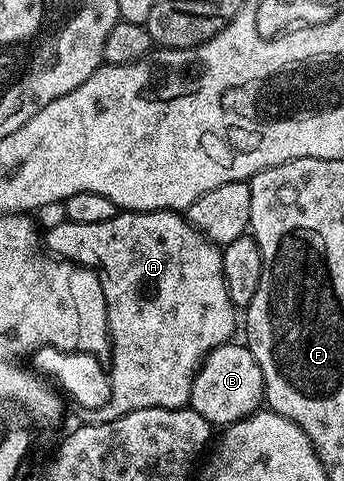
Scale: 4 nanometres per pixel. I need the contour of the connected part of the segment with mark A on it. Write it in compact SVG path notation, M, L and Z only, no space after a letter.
M120 210L109 221L100 221L97 225L77 225L76 223L63 222L55 228L45 231L45 242L50 247L55 247L61 253L63 260L78 263L84 269L94 269L101 281L101 289L105 293L107 302L107 330L109 332L109 352L111 351L111 365L109 363L109 376L111 380L112 397L103 407L90 412L89 419L93 423L108 423L117 417L125 417L137 409L153 409L164 407L185 407L191 402L191 386L195 374L203 366L203 360L211 351L217 349L222 343L228 342L235 331L235 314L237 308L231 302L229 289L225 285L223 276L223 253L216 244L212 243L206 235L194 227L182 214L174 211L125 211Z

